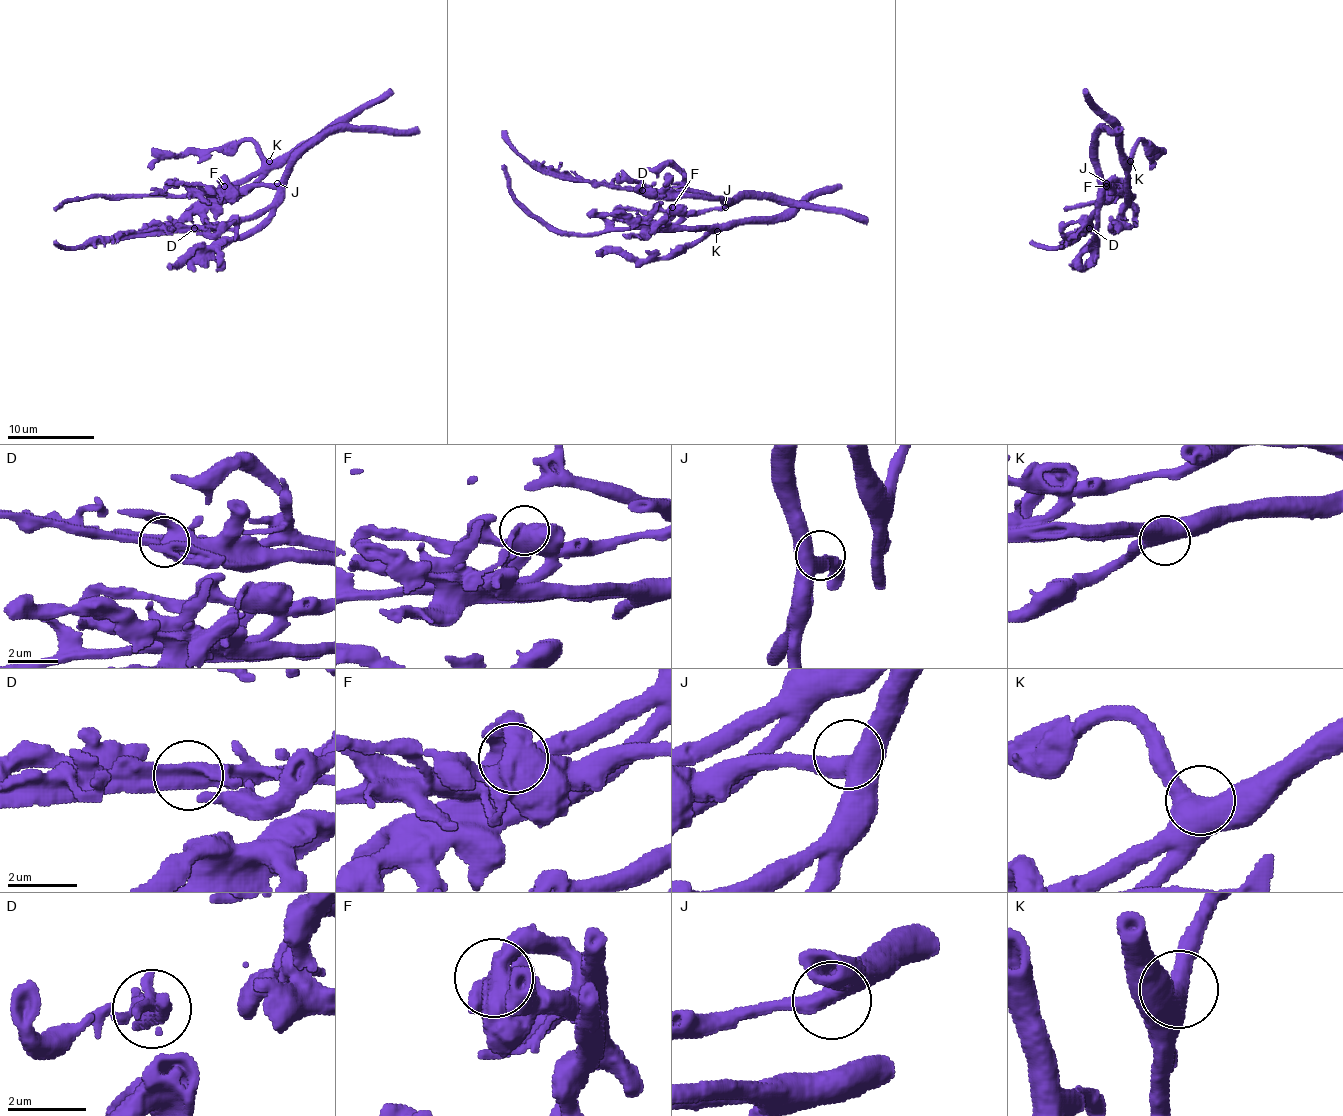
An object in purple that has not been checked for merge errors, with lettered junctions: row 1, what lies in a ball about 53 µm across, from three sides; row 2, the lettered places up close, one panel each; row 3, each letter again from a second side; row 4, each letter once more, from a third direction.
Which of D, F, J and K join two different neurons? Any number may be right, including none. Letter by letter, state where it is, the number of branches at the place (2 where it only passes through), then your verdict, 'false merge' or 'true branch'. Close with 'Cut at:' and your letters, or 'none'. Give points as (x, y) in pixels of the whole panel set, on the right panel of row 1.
D: at (1089, 228); 2 branches meet; false merge
F: at (1106, 186); 3 branches meet; false merge
J: at (1106, 183); 2 branches meet; true branch
K: at (1130, 161); 2 branches meet; true branch
Cut at: D, F

